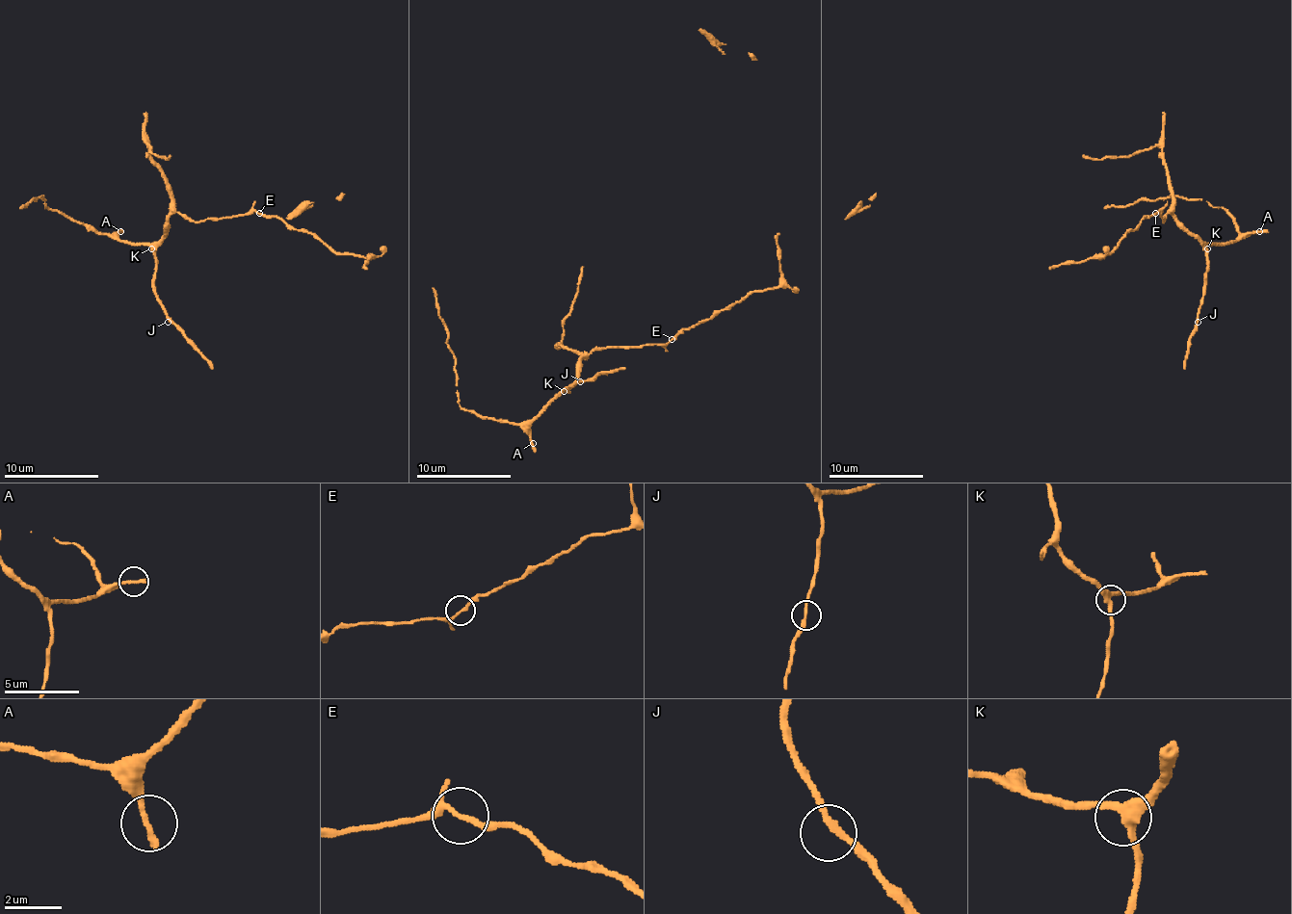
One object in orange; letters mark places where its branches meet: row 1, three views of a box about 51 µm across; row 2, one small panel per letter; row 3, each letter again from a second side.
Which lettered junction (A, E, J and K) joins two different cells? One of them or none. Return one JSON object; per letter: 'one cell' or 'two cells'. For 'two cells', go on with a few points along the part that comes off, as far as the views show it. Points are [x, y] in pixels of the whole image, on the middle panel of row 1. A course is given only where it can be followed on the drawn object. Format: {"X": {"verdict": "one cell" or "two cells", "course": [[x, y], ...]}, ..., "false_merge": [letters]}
{"A": {"verdict": "one cell"}, "E": {"verdict": "one cell"}, "J": {"verdict": "one cell"}, "K": {"verdict": "one cell"}, "false_merge": []}

